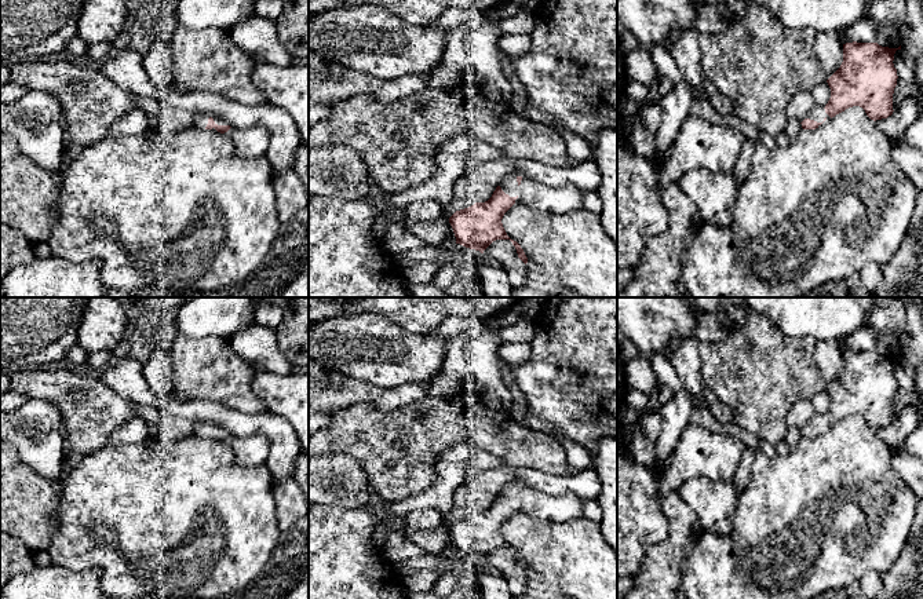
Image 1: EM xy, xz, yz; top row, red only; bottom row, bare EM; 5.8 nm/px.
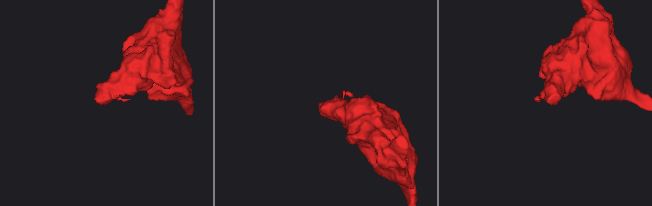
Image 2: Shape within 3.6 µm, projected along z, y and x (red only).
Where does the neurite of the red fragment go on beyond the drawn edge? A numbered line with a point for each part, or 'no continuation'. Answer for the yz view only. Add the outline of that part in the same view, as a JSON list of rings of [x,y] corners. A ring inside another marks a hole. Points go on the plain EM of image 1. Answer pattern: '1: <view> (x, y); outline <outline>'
1: yz (817, 422); outline [[[816,413],[811,420],[806,424],[806,427],[814,428],[817,431],[822,431],[825,427],[824,419],[821,414]]]

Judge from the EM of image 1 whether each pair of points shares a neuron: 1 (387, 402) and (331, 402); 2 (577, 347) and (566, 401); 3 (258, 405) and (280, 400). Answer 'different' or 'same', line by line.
1: same
2: same
3: different

